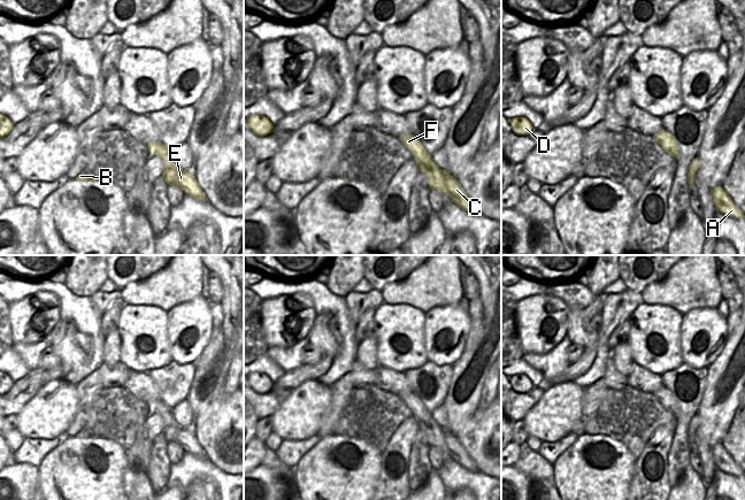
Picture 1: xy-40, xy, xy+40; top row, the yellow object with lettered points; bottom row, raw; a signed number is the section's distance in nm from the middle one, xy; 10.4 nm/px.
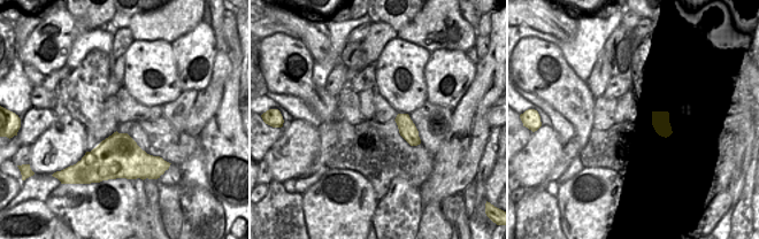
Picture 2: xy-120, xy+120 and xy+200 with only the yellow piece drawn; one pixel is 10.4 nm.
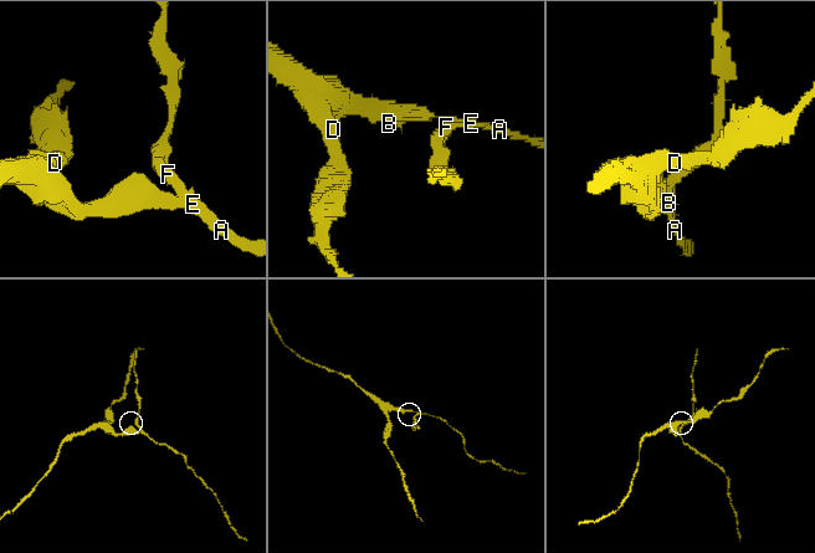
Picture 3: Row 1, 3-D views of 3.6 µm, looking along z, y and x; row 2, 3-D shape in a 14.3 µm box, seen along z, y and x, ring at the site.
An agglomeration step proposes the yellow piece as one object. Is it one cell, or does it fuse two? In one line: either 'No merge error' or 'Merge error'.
Merge error

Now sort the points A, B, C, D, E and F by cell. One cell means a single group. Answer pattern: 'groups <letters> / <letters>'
groups A B C D E / F

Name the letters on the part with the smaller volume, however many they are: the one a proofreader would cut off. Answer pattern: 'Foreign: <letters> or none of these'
Foreign: F

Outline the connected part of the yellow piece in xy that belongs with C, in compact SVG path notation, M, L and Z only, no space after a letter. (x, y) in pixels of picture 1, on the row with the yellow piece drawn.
M432 162L430 168L424 168L423 172L430 190L438 190L440 193L444 192L450 197L451 201L456 203L461 209L470 214L478 214L476 205L468 198L456 178L439 169L435 162Z

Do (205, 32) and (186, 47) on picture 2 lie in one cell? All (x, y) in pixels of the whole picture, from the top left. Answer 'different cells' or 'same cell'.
same cell

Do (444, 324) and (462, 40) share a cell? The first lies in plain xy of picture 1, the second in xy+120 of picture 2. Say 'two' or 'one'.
two

